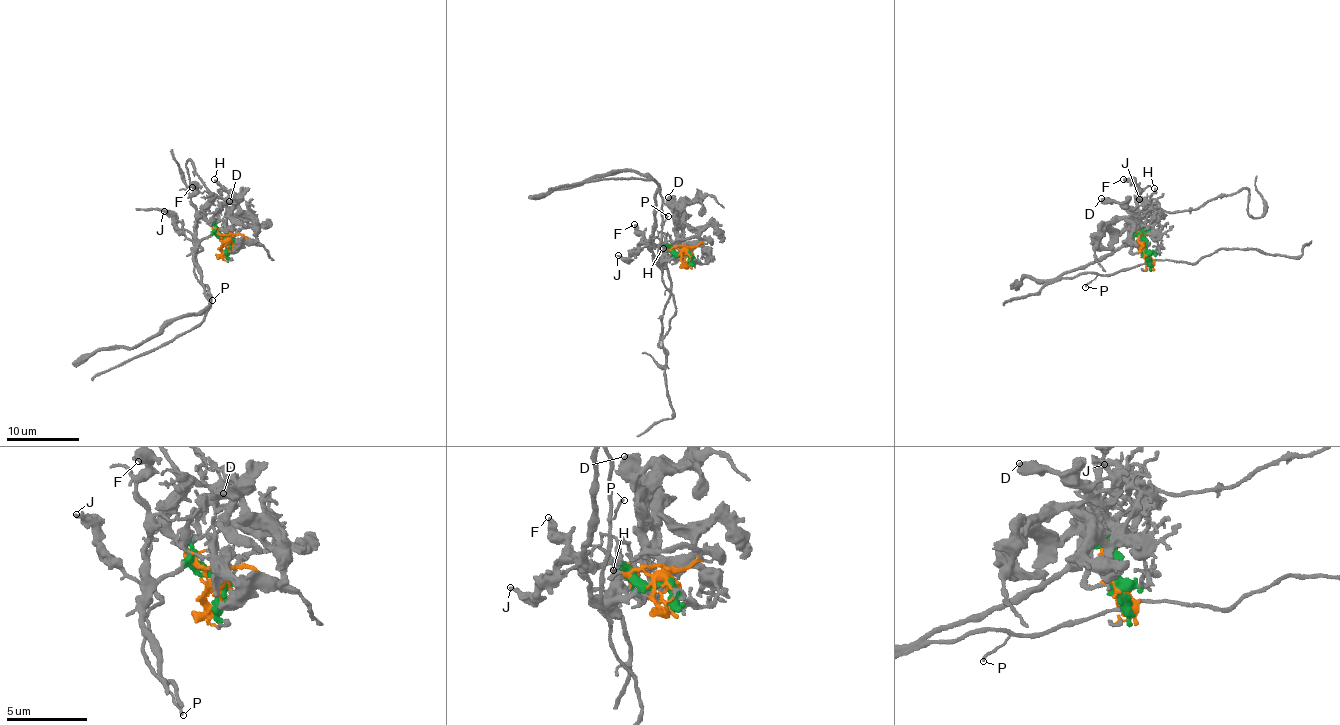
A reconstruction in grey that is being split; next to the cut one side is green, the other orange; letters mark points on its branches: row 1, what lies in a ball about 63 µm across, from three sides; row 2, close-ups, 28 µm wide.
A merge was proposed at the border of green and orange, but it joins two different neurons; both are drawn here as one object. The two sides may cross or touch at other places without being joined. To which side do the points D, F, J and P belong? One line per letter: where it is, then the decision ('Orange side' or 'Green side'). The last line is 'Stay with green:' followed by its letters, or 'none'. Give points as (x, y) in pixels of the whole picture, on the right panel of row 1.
D: Place: (1101, 198). Orange side
F: Place: (1123, 179). Green side
J: Place: (1139, 199). Green side
P: Place: (1085, 287). Green side
Stay with green: F, J, P

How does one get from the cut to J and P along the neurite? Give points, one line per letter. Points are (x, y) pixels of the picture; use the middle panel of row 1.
J: (688, 254), (678, 254), (663, 244), (647, 245), (626, 260), (617, 254)
P: (688, 254), (678, 254), (670, 248), (651, 243), (655, 195), (661, 197), (663, 225), (669, 217)

